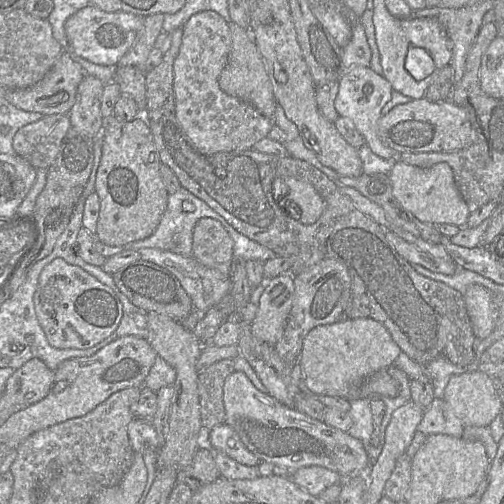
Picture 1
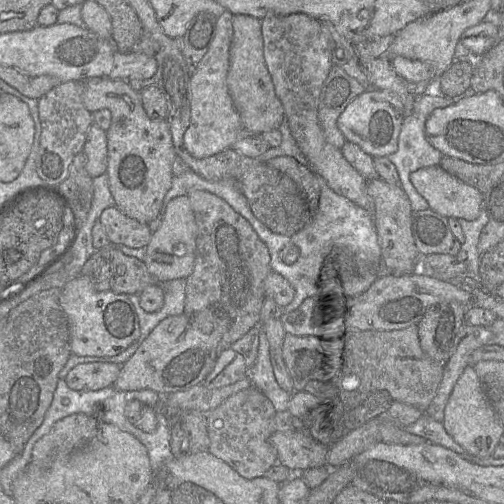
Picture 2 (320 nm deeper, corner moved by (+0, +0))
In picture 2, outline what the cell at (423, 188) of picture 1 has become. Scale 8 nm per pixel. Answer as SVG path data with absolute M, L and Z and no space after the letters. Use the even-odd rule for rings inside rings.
M439 165L412 172L410 181L436 213L446 218L463 218L468 221L479 217L483 194Z

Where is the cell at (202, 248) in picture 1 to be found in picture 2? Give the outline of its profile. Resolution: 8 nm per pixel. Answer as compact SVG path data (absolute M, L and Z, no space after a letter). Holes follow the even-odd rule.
M204 190L187 193L197 225L196 253L193 272L186 278L185 315L193 315L205 309L215 309L229 318L229 328L219 344L219 351L229 348L251 328L260 325L260 309L265 298L264 281L272 272L270 254L249 222L238 214L225 200Z

